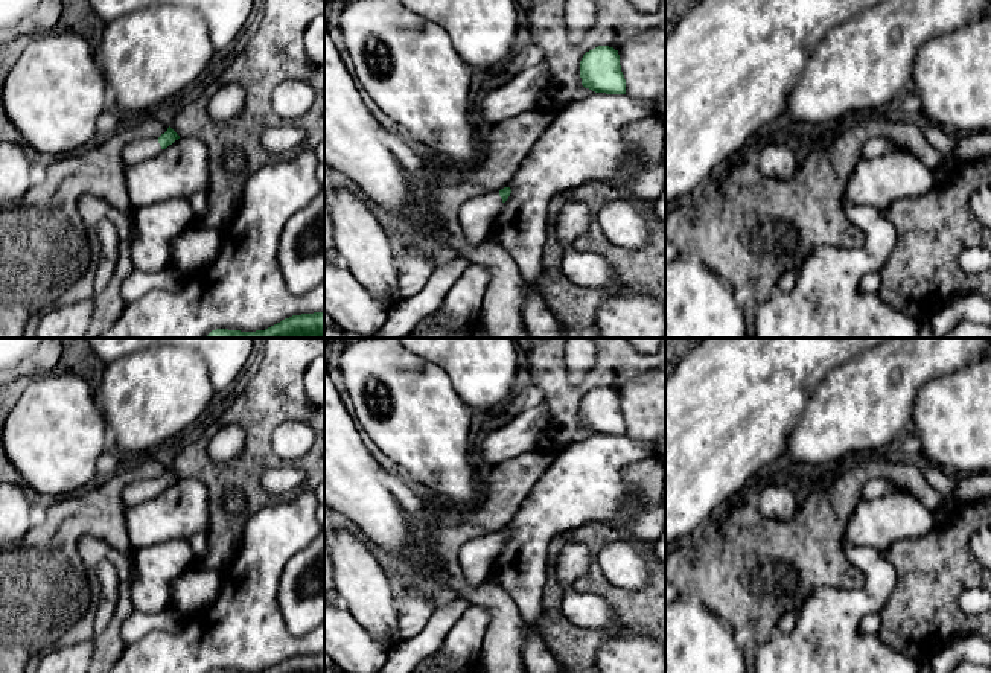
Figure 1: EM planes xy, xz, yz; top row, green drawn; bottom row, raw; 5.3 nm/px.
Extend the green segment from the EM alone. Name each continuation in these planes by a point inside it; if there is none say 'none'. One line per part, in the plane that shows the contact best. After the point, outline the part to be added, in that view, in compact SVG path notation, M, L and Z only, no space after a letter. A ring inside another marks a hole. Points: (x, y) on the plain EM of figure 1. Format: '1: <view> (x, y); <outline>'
1: xy (137, 492); M158 478L155 480L140 480L128 484L122 492L122 502L126 507L137 506L143 501L155 498L161 493L161 487L158 484Z

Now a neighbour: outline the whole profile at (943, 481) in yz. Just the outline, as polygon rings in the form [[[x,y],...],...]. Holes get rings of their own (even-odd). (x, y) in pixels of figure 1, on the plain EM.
[[[927,464],[922,469],[922,474],[927,480],[927,483],[939,493],[945,496],[945,502],[939,509],[945,510],[959,510],[961,506],[956,499],[956,486],[958,486],[958,477],[945,472],[944,469]]]

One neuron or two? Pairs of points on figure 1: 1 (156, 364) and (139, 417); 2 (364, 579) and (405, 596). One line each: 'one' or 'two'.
1: one
2: two

